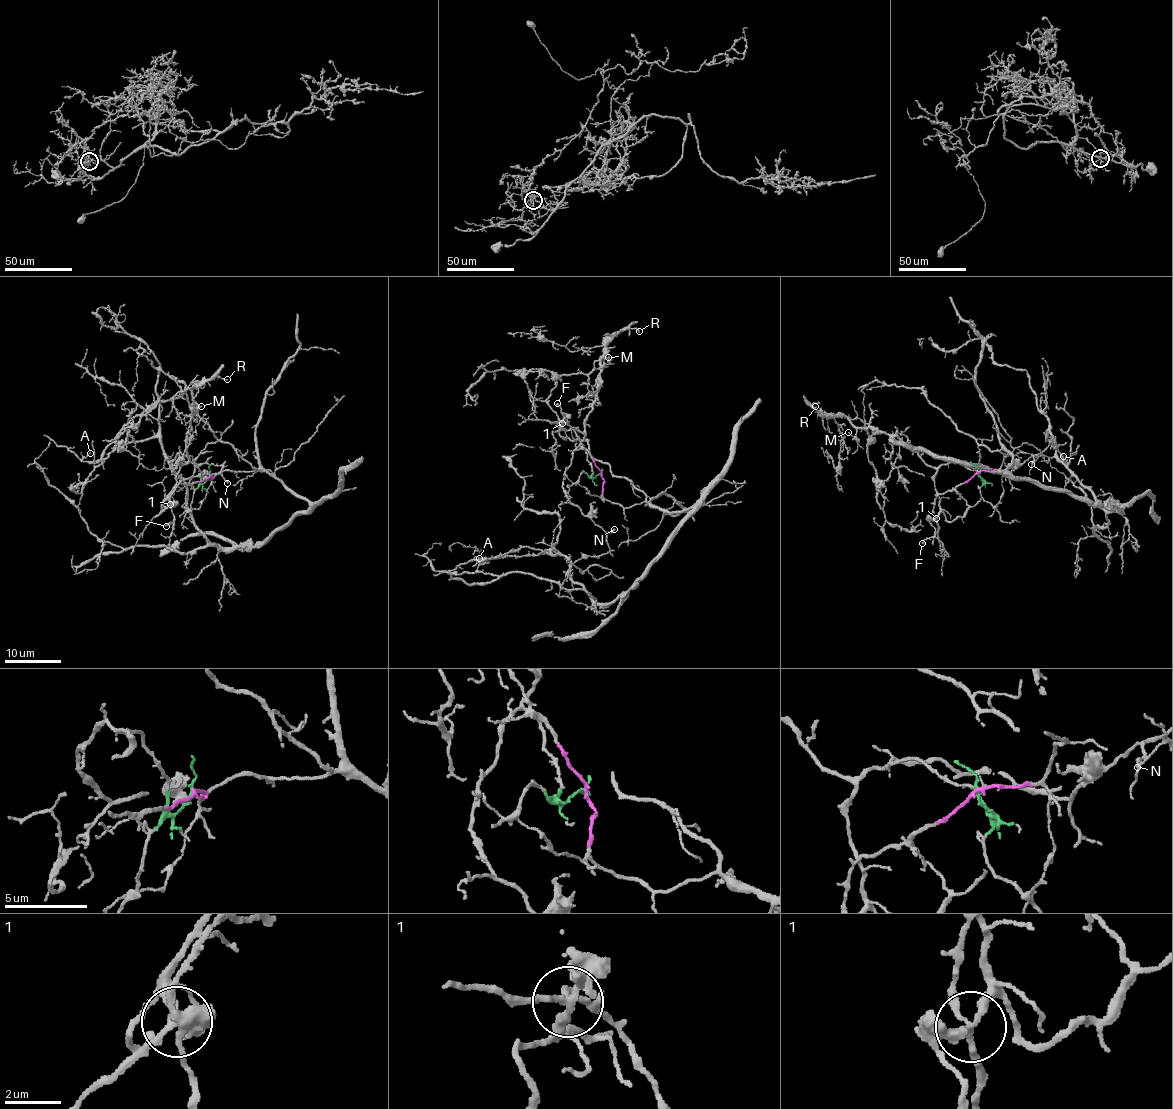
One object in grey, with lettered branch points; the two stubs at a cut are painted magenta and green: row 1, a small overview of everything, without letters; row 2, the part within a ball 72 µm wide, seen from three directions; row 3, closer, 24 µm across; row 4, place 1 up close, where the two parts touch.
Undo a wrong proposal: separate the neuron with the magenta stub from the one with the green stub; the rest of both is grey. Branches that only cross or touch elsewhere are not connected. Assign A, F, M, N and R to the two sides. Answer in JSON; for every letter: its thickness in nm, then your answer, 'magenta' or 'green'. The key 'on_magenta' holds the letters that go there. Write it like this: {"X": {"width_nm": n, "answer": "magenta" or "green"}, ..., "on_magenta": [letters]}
{"A": {"width_nm": 140, "answer": "magenta"}, "F": {"width_nm": 190, "answer": "green"}, "M": {"width_nm": 120, "answer": "green"}, "N": {"width_nm": 190, "answer": "green"}, "R": {"width_nm": 140, "answer": "green"}, "on_magenta": ["A"]}

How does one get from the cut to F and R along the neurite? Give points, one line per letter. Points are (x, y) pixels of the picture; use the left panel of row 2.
F: (209, 476), (202, 483), (193, 458), (185, 455), (188, 460), (181, 467), (169, 495), (174, 520), (166, 525)
R: (209, 476), (202, 483), (193, 458), (184, 455), (188, 458), (193, 390), (216, 377), (228, 379)

